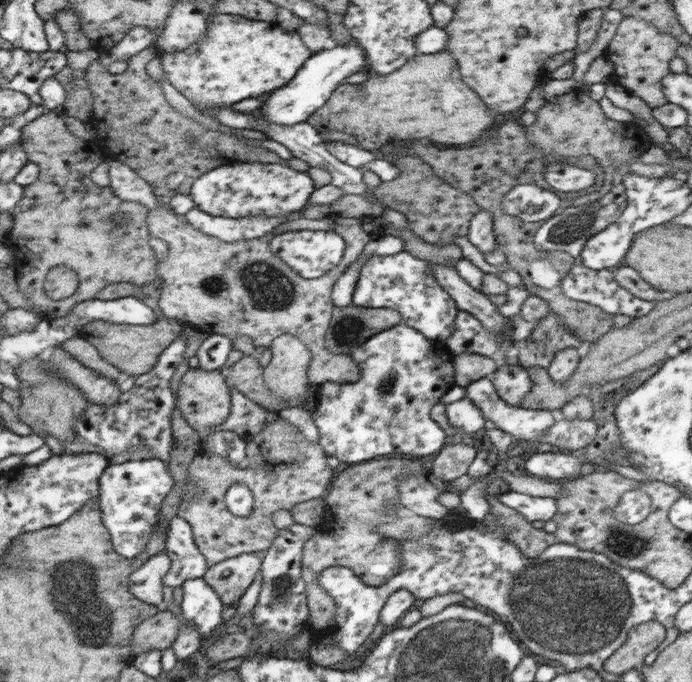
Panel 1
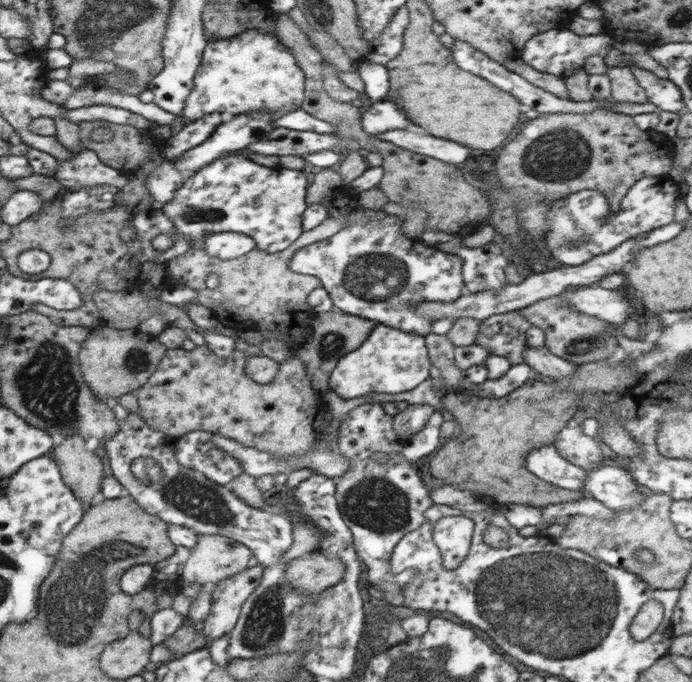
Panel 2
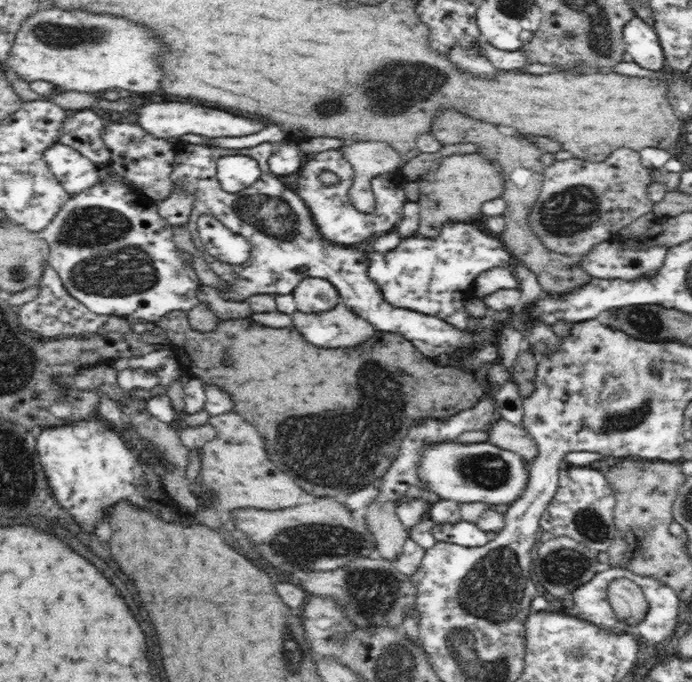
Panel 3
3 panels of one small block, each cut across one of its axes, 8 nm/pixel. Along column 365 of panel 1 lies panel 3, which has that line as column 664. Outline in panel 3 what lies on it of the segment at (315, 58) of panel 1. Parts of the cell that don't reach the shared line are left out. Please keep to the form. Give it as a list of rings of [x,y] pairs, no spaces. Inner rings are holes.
[[[634,16],[624,28],[623,38],[625,52],[632,56],[638,66],[646,70],[666,71],[664,49],[653,26]]]

